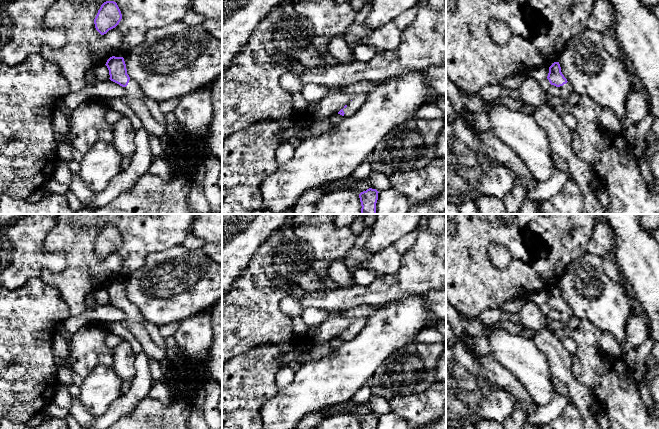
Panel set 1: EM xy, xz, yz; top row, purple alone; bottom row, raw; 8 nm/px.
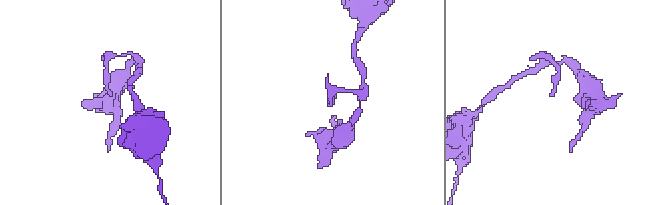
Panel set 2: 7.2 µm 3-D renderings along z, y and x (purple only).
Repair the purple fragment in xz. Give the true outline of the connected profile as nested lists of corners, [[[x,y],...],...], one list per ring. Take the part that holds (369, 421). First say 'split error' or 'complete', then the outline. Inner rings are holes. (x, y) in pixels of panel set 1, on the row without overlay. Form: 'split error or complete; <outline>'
complete; [[[369,412],[359,418],[361,429],[376,429],[378,424],[378,415]]]

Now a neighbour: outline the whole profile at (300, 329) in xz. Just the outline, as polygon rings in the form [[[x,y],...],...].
[[[295,316],[291,318],[294,326],[294,336],[305,336],[308,332],[308,327],[303,322],[301,316]]]

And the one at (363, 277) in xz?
[[[359,268],[354,273],[354,284],[359,286],[368,286],[374,279],[377,277],[376,273],[373,270],[366,268]]]

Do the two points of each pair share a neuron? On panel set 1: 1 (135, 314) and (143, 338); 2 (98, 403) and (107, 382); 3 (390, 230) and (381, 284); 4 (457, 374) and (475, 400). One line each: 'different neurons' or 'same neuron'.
1: same neuron
2: same neuron
3: different neurons
4: same neuron

